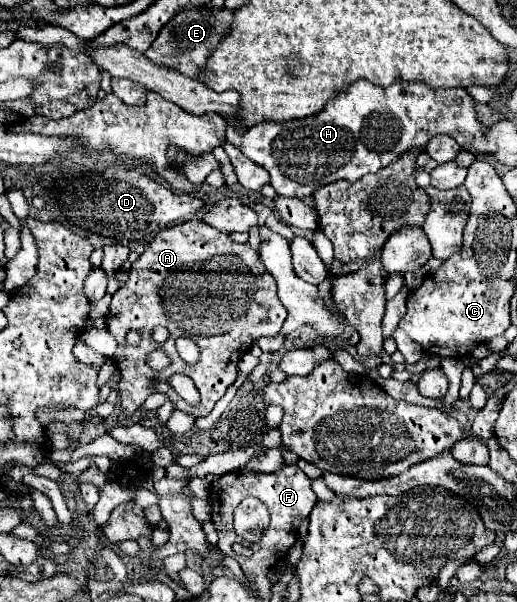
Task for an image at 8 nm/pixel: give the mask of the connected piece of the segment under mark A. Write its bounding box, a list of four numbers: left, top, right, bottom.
[107,219,287,417]

